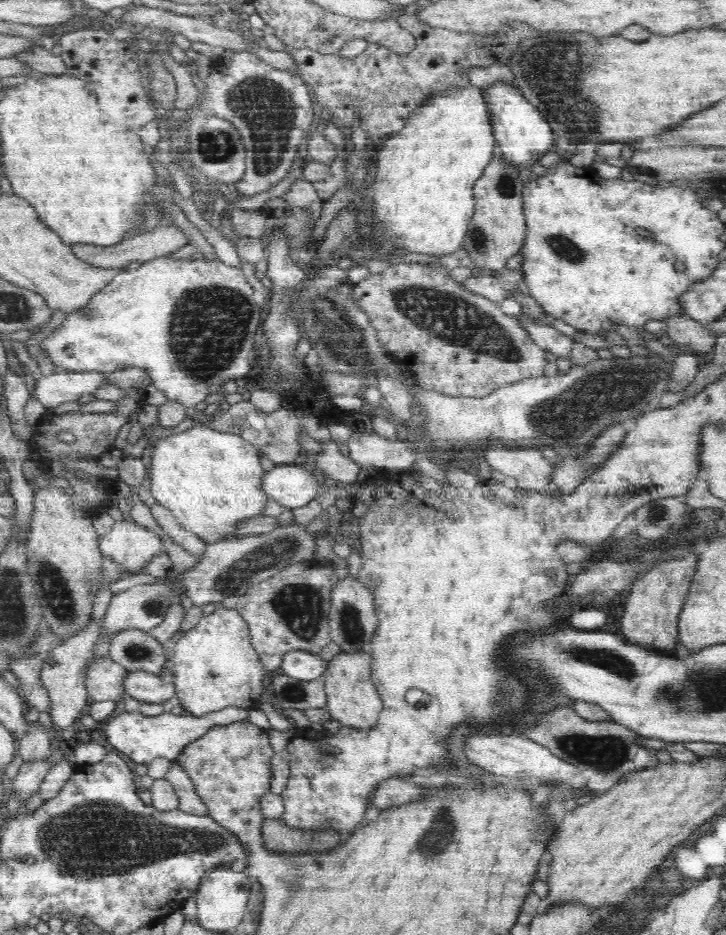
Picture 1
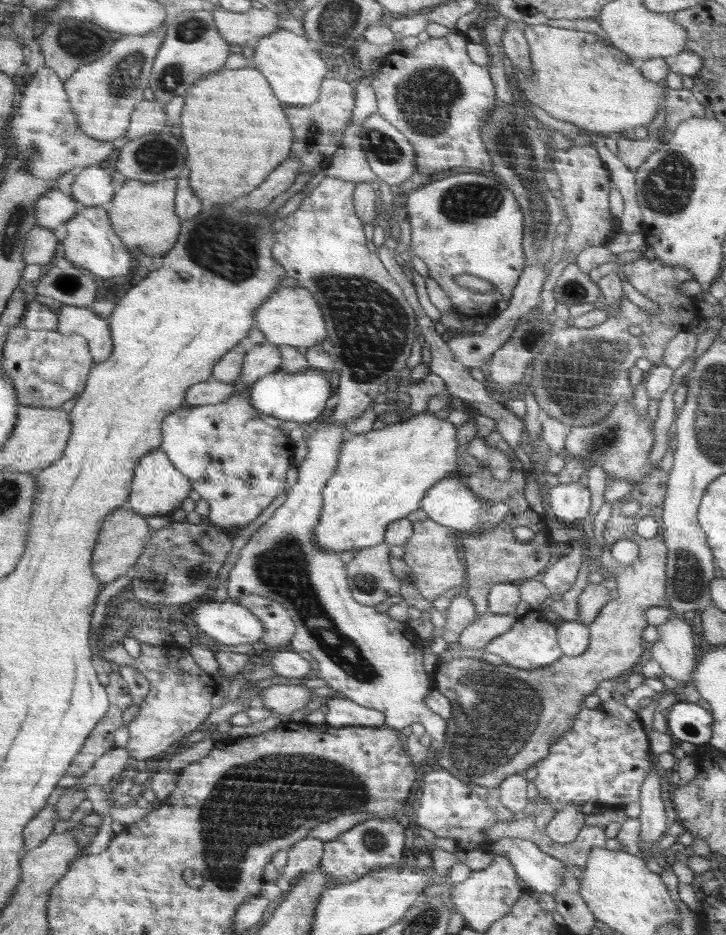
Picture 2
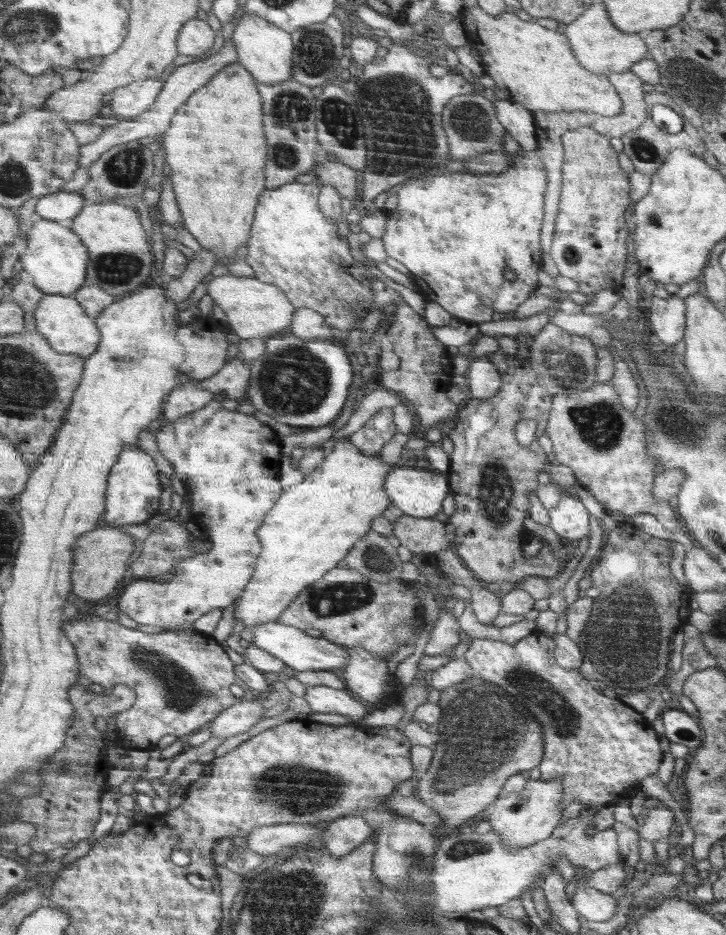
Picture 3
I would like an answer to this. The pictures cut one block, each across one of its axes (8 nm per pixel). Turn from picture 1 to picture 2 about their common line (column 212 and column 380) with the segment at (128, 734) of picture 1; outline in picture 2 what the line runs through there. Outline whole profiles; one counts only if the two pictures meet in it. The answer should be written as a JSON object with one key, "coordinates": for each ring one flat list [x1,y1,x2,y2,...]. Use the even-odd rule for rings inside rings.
{"coordinates":[[344,696,327,698,328,712,325,722,336,728,340,727,382,727,387,723,385,713,375,708,356,704]]}

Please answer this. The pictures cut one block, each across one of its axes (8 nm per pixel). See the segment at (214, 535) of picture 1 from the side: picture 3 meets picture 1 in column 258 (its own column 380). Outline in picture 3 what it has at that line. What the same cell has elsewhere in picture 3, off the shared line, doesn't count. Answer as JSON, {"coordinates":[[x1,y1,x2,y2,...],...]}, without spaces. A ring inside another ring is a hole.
{"coordinates":[[350,440,337,442,313,473,307,474,297,485,287,488,276,500,259,530,255,532,262,544,262,554,256,562,256,570,250,584,245,587,241,598,236,602,235,618,242,621,245,629,250,630,257,624,278,621,285,609,297,598,298,593,321,580,326,572,336,568,338,562,353,550,358,540,372,530,373,520,380,516,387,506,392,505,384,482,396,466,384,463,380,457,380,453,379,456,362,454]]}

